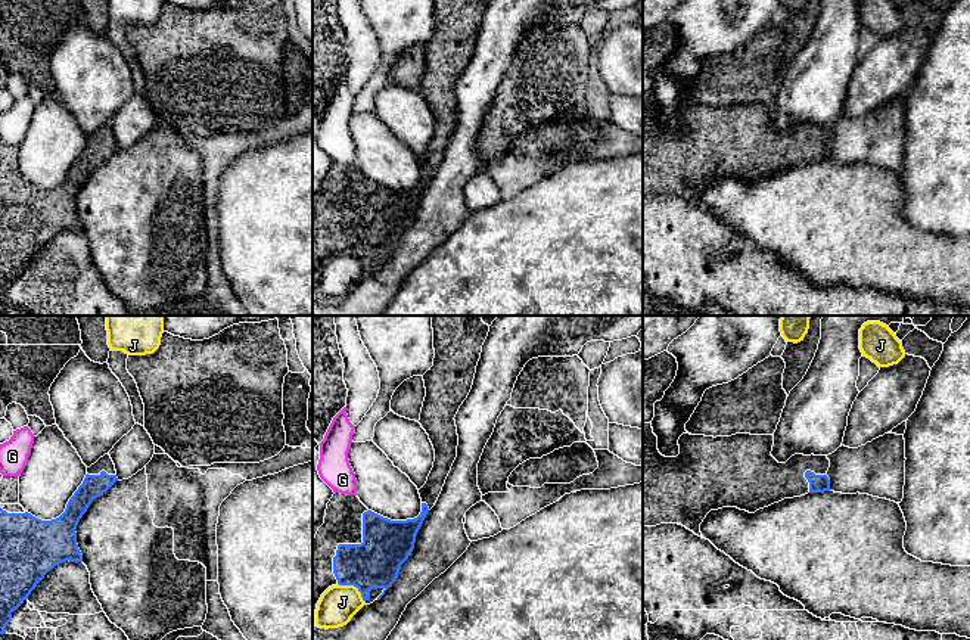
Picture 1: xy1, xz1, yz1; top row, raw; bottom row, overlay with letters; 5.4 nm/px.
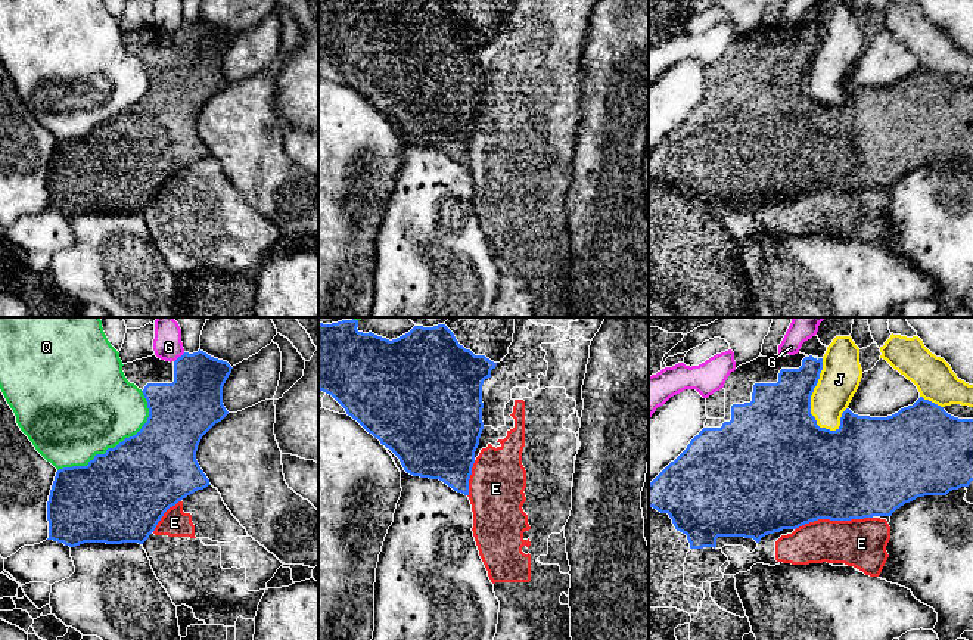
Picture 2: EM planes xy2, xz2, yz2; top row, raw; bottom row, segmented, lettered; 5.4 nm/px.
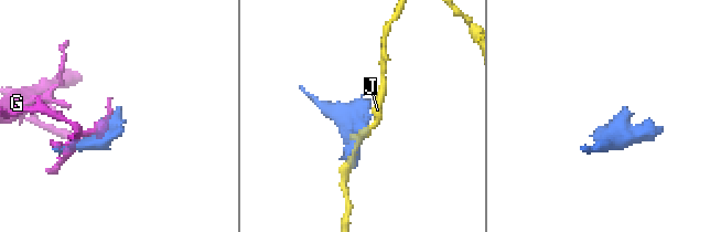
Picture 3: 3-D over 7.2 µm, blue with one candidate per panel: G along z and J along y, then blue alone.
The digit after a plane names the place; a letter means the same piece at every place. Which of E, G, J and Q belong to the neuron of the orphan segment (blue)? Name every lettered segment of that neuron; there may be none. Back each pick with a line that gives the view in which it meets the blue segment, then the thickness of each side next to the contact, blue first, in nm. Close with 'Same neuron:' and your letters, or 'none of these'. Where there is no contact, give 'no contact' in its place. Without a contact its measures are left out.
Same neuron: none of these

